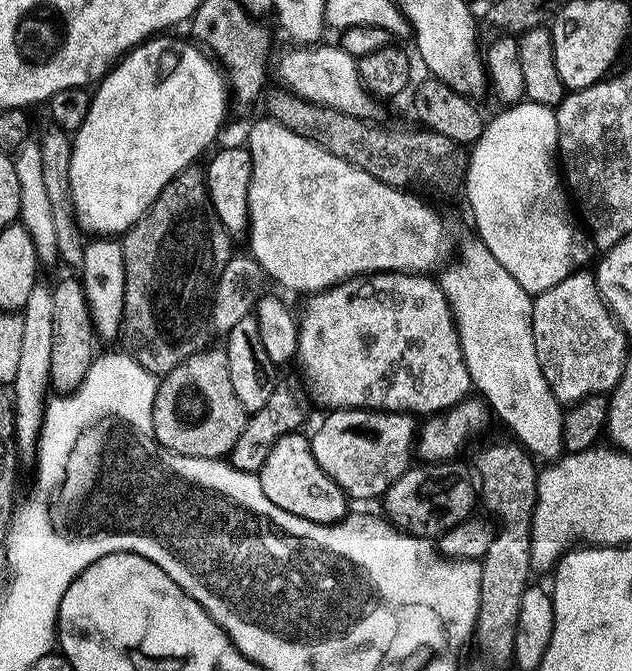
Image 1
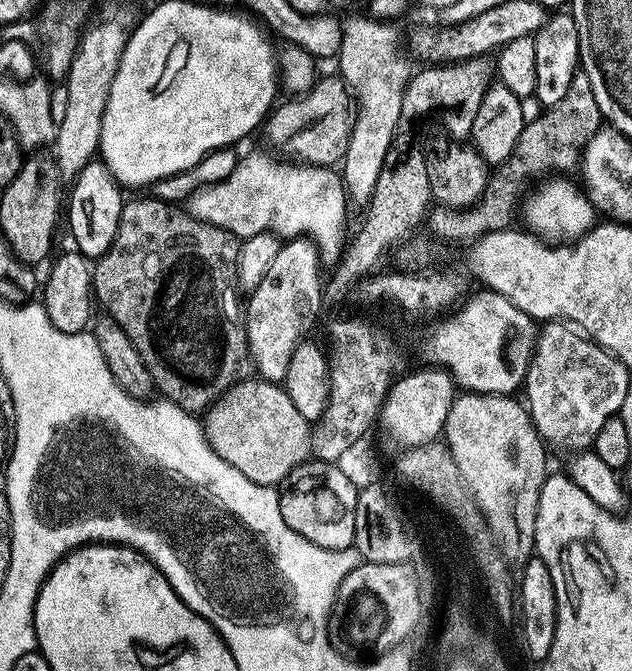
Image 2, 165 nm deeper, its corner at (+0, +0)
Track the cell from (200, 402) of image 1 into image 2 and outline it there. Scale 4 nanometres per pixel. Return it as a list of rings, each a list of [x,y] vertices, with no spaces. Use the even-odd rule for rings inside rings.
[[[259,378],[246,380],[208,409],[204,434],[218,458],[230,462],[234,470],[258,486],[276,488],[283,480],[291,481],[295,471],[313,459],[314,432],[310,426],[308,429],[308,420],[296,405],[299,403],[281,385]]]

